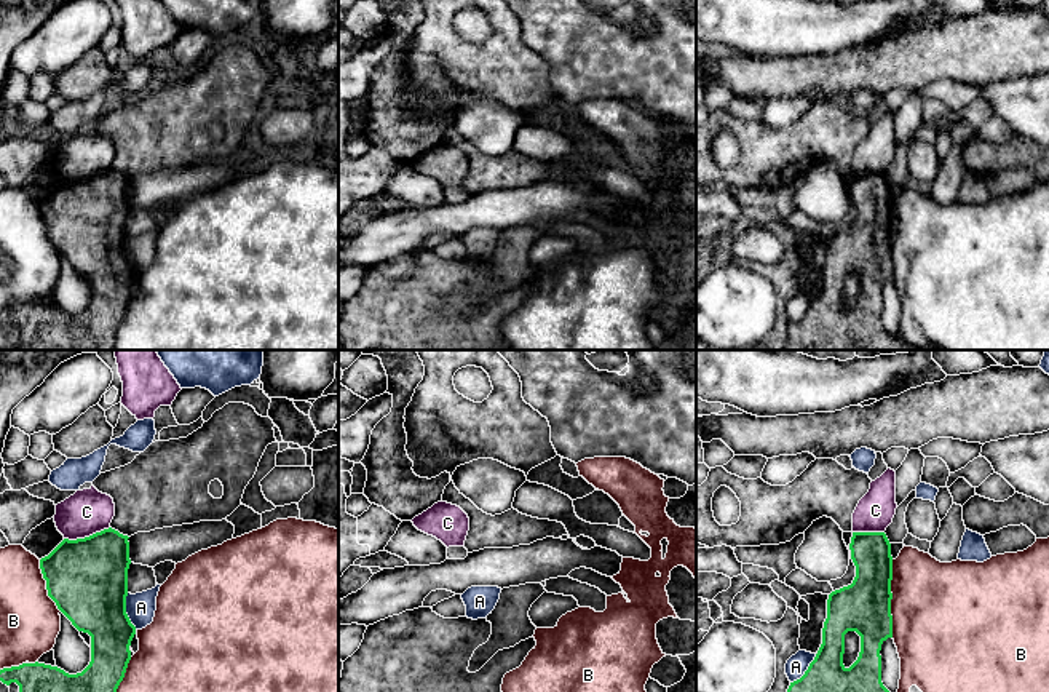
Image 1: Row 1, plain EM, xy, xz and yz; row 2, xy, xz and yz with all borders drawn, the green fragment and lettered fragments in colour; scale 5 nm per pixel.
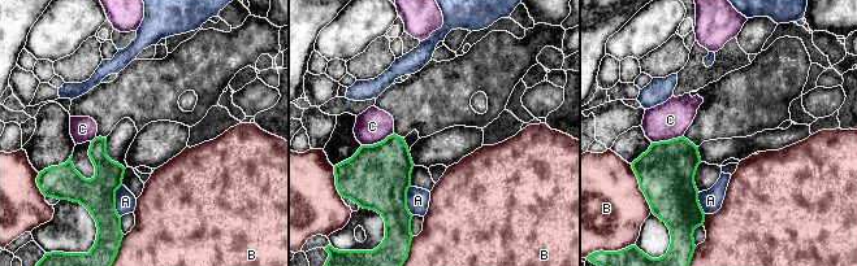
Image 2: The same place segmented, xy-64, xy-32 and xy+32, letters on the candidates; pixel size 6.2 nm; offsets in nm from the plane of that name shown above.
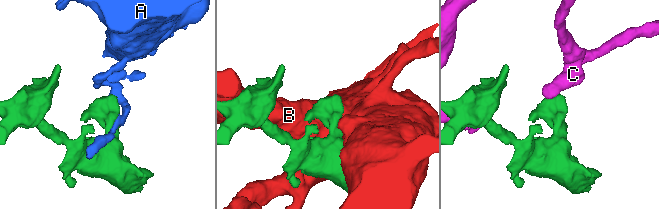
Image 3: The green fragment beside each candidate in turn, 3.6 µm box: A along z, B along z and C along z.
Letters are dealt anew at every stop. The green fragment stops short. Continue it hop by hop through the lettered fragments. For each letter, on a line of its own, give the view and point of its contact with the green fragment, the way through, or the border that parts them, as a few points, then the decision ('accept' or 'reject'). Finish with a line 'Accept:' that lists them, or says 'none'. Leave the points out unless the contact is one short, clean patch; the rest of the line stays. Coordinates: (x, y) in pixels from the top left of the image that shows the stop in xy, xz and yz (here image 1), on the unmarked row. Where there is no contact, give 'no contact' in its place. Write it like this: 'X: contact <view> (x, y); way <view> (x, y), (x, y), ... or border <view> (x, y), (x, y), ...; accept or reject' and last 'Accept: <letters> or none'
A: contact xy (125, 253); reject
B: contact yz (891, 240); reject
C: contact xy (87, 179); border xy (109, 168), (83, 179), (64, 181); reject
Accept: none

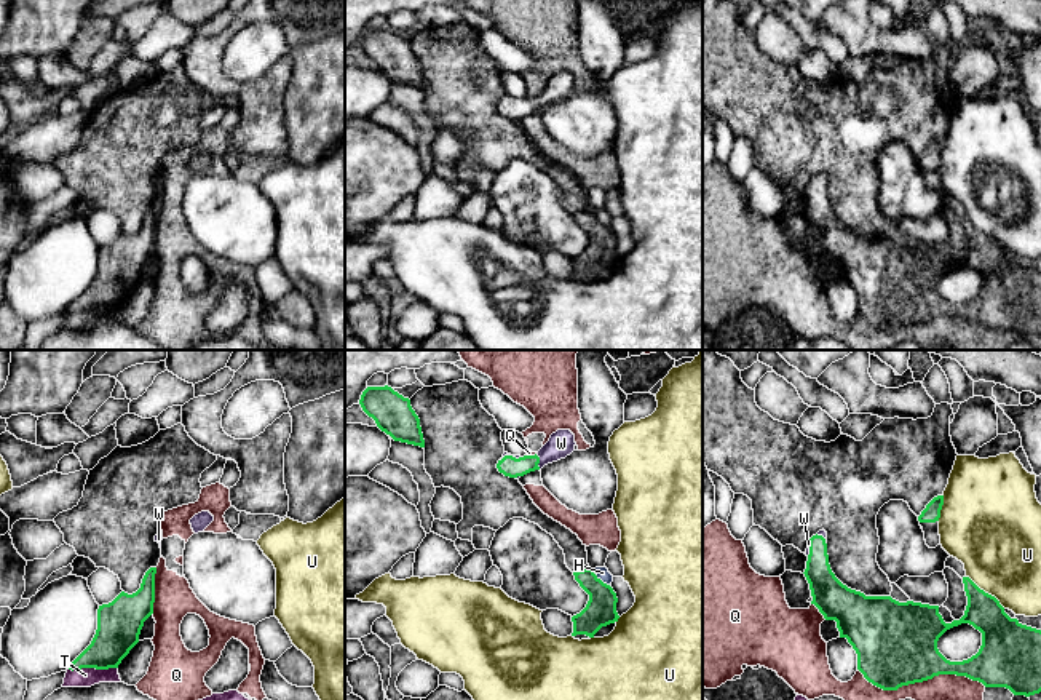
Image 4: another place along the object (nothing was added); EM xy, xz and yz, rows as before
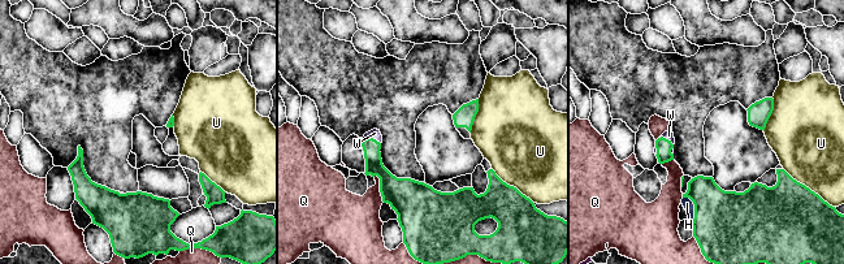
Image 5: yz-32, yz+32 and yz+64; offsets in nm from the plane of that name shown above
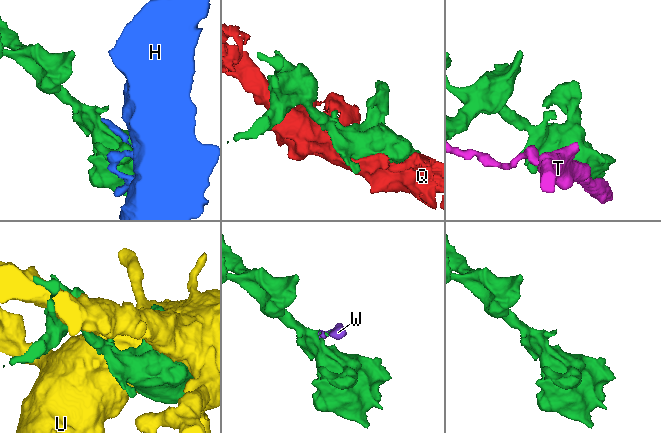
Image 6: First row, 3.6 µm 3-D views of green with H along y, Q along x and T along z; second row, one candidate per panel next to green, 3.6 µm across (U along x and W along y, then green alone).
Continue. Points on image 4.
H: contact xz (599, 221); reject
Q: contact yz (922, 323); reject
T: contact xy (93, 309); reject
U: contact yz (984, 234); reject
W: contact xz (538, 104); way xz (508, 107), (538, 104), (561, 85); accept
Accept: W

